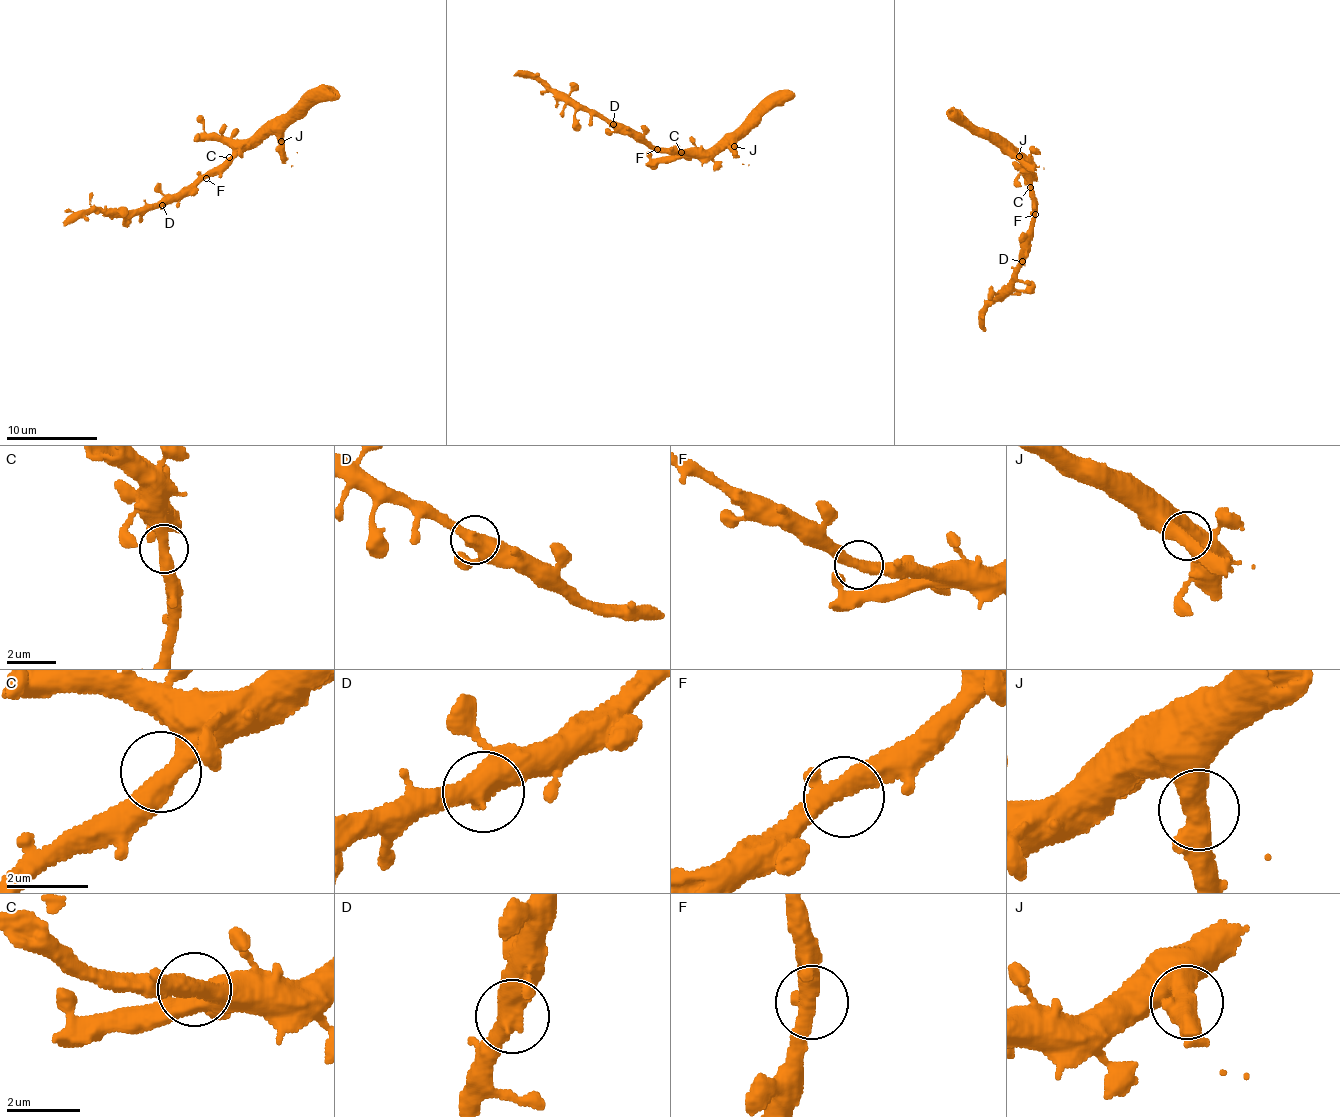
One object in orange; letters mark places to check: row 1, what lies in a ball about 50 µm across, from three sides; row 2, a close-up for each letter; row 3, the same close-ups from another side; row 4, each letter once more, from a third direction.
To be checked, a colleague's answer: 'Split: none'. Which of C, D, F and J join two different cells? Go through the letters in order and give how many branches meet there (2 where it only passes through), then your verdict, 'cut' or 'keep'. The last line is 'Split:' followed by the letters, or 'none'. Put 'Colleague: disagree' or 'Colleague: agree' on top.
Colleague: agree
C: branches 2; keep
D: branches 2; keep
F: branches 2; keep
J: branches 2; keep
Split: none

